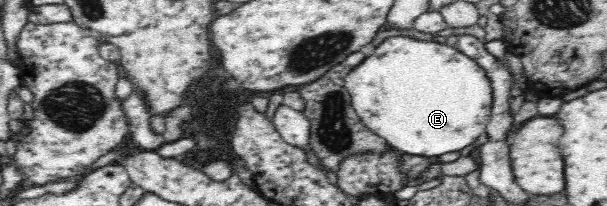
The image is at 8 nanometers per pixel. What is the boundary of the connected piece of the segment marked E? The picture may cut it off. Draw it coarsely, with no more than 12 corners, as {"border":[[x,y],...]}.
{"border":[[384,39],[345,78],[403,154],[485,133],[486,71],[444,40]]}

